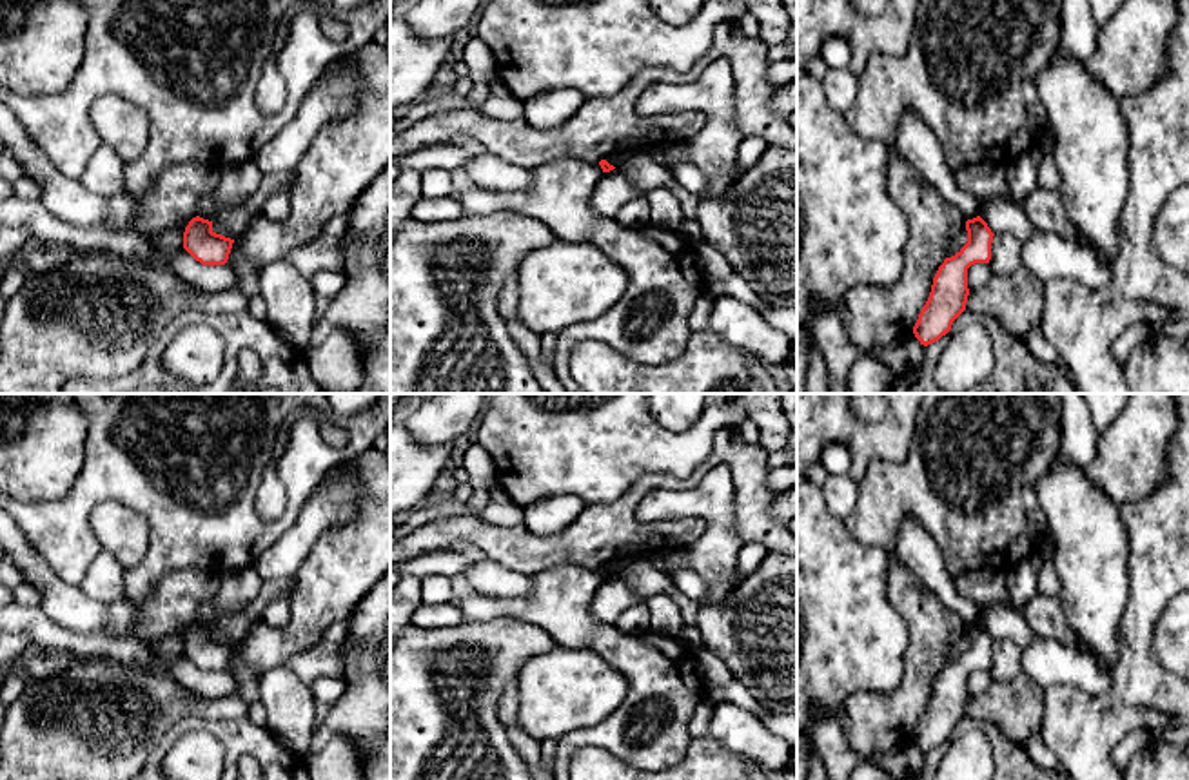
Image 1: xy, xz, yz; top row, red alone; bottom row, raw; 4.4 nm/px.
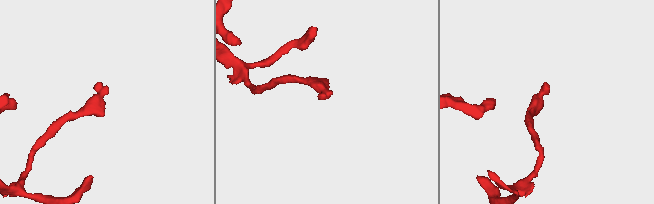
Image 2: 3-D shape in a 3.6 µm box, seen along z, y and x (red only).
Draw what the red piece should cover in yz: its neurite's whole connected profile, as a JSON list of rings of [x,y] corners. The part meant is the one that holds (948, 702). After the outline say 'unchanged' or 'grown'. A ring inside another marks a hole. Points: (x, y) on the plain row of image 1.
[[[977,622],[966,628],[968,649],[938,673],[929,704],[913,733],[915,744],[928,753],[951,736],[953,727],[966,717],[969,695],[968,675],[975,669],[989,669],[993,639]]]; unchanged

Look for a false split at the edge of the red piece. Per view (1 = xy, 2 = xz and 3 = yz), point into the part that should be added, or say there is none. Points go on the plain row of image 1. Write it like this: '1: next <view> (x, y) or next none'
1: next none
2: next none
3: next none

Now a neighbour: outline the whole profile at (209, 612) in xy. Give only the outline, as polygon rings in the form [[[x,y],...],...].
[[[212,599],[200,604],[196,611],[196,622],[212,628],[221,617],[236,617],[241,615],[243,609],[231,609],[225,613]]]

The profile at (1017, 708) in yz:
[[[1026,673],[1011,682],[991,682],[982,693],[969,697],[966,717],[973,720],[993,722],[1013,744],[1026,746],[1033,733],[1042,731],[1046,689]]]

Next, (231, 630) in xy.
[[[296,575],[263,582],[258,597],[245,608],[241,615],[236,617],[221,617],[212,631],[218,640],[238,646],[249,629],[263,620],[265,606],[276,597],[292,597],[296,590]]]

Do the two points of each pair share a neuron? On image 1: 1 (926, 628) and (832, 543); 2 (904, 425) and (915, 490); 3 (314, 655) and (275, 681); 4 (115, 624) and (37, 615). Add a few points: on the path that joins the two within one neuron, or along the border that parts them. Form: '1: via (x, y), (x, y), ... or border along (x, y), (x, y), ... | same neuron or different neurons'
1: border along (890, 554), (888, 599), (906, 630) | different neurons
2: border along (917, 412), (910, 452), (868, 467) | different neurons
3: border along (285, 666), (307, 684) | different neurons
4: border along (100, 633), (111, 639), (138, 639), (144, 644) | different neurons

